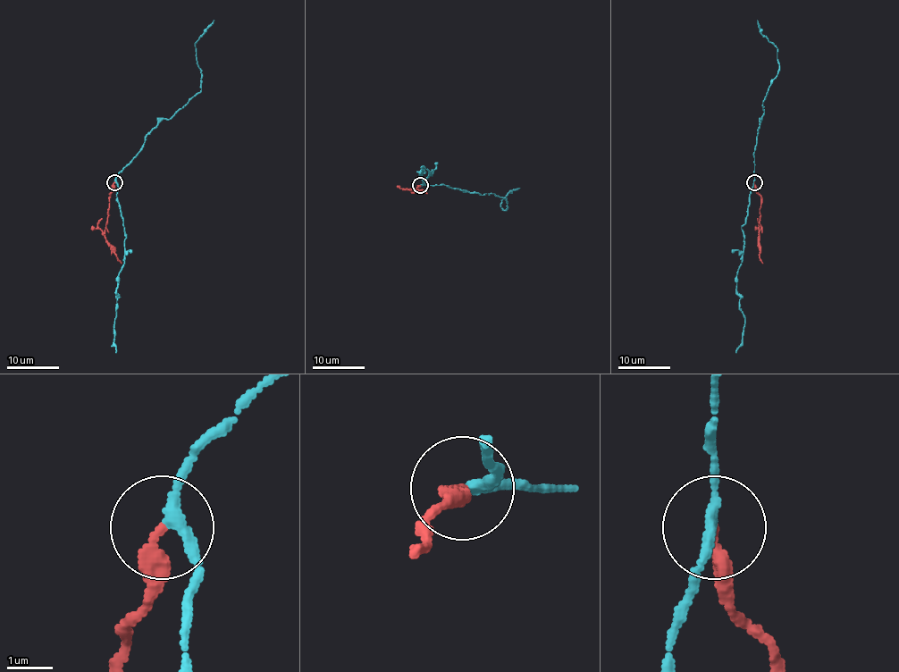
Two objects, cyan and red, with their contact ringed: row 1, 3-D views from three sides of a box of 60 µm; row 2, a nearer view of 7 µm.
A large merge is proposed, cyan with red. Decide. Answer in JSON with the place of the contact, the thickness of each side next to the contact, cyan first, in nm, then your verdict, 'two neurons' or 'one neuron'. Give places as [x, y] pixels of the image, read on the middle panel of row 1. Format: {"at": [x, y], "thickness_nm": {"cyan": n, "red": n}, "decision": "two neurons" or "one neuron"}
{"at": [420, 185], "thickness_nm": {"cyan": 240, "red": 280}, "decision": "two neurons"}

